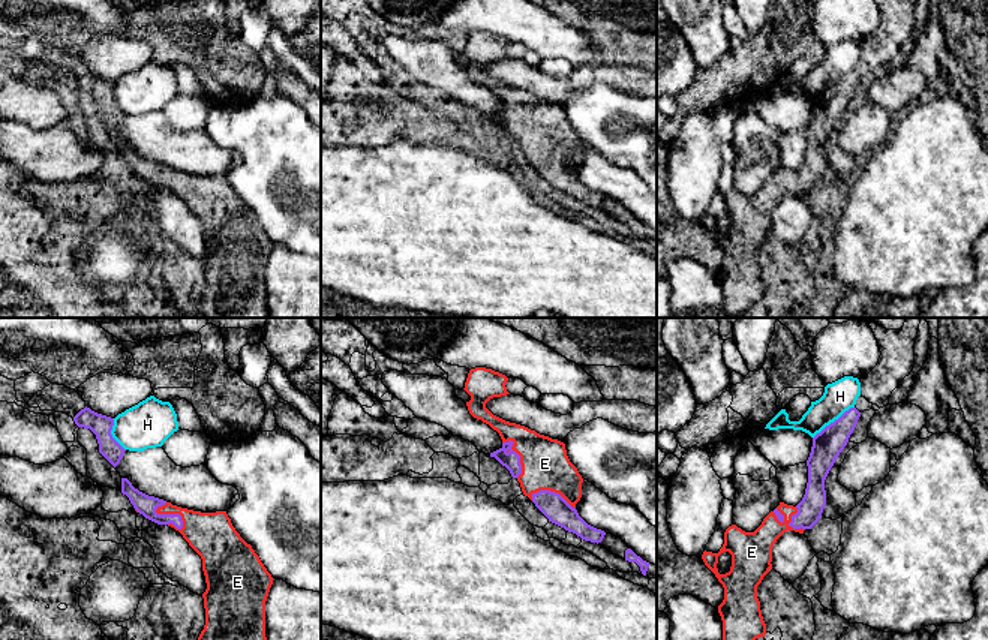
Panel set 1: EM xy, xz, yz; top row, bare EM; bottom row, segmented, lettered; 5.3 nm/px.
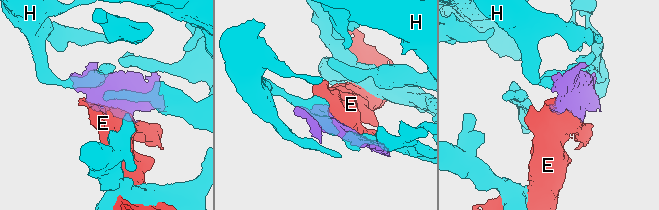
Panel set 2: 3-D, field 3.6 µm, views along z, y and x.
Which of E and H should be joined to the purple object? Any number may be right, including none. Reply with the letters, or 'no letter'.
E

